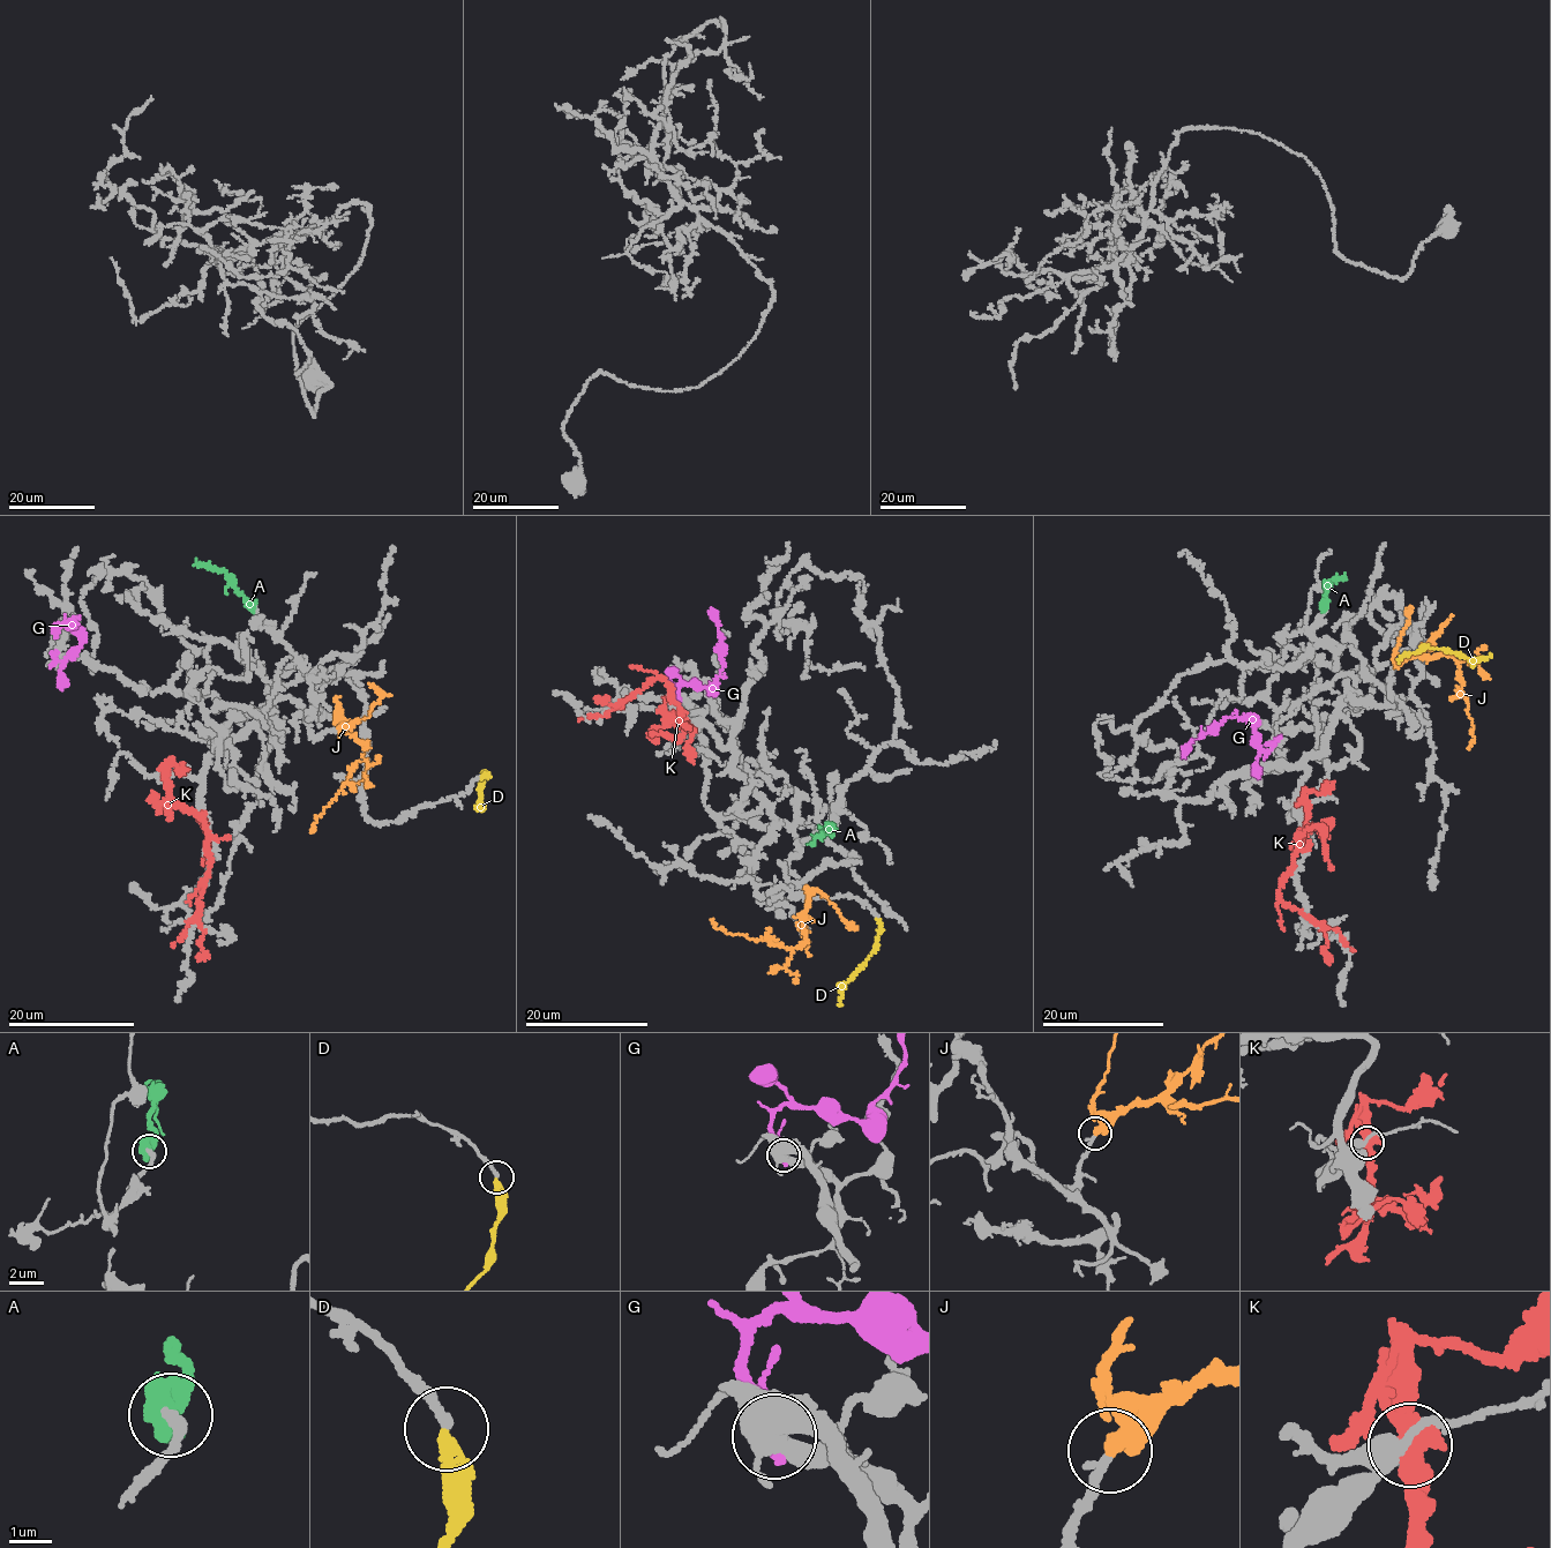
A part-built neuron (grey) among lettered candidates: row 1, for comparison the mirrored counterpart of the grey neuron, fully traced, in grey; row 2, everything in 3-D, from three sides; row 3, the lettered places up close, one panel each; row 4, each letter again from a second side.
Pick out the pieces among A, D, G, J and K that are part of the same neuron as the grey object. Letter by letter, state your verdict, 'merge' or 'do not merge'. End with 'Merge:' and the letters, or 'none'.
A: merge
D: merge
G: do not merge
J: merge
K: do not merge
Merge: A, D, J

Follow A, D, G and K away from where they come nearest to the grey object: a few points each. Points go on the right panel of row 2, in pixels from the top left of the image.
A: (1324, 607), (1323, 583), (1345, 577), (1345, 573)
D: (1398, 660), (1426, 647), (1447, 649), (1468, 660), (1491, 655)
G: (1278, 739), (1265, 752), (1258, 748), (1253, 724), (1227, 718), (1194, 738), (1181, 757)
K: (1306, 806), (1306, 822), (1295, 837), (1294, 867), (1280, 895), (1324, 927), (1324, 952), (1330, 963)

